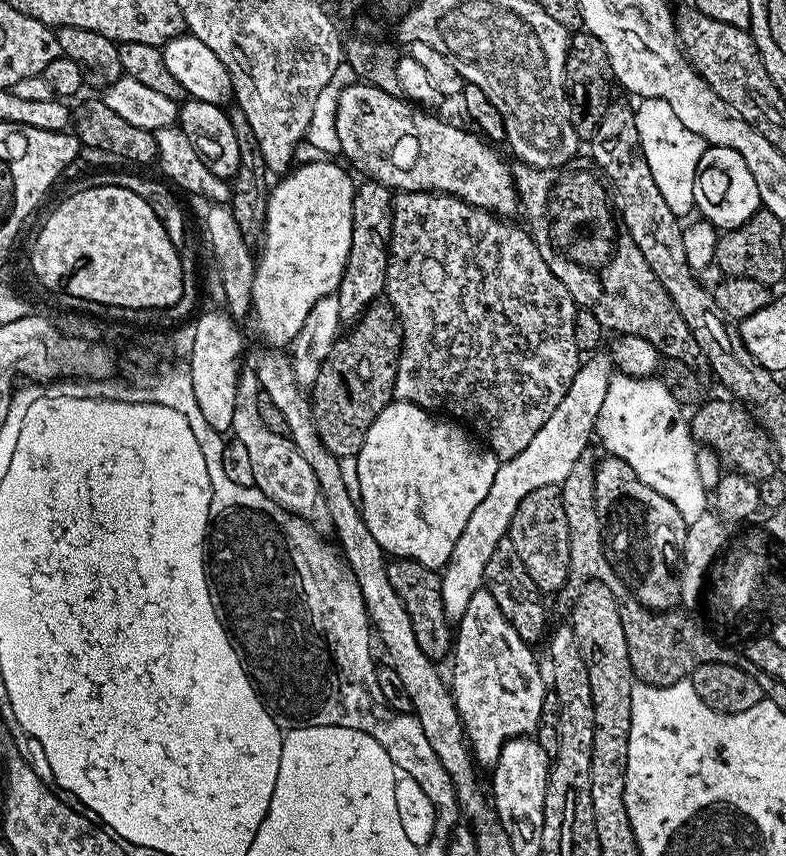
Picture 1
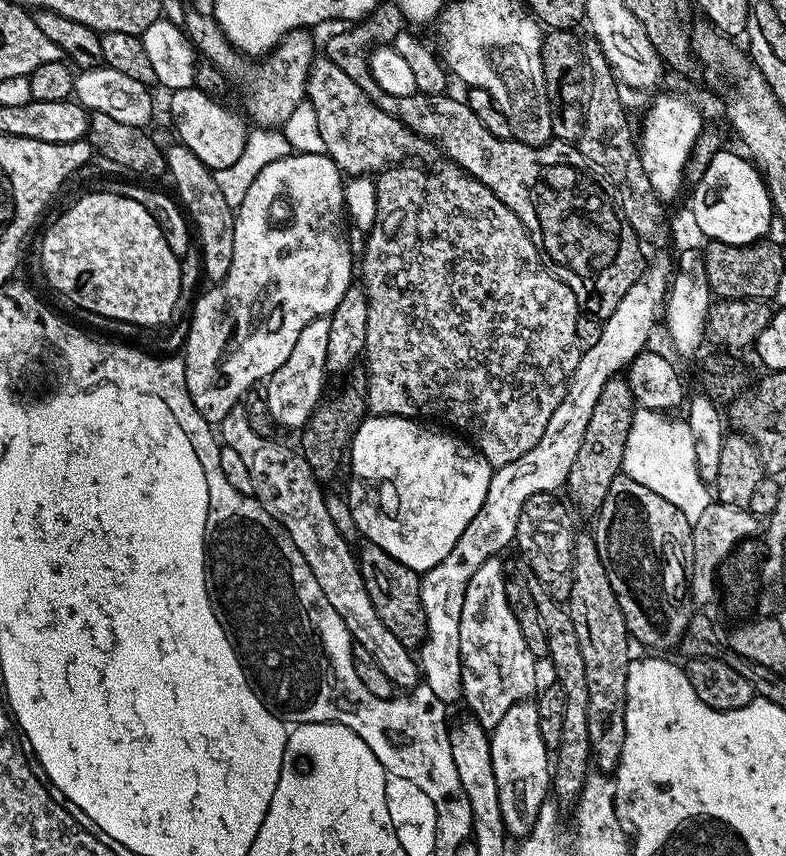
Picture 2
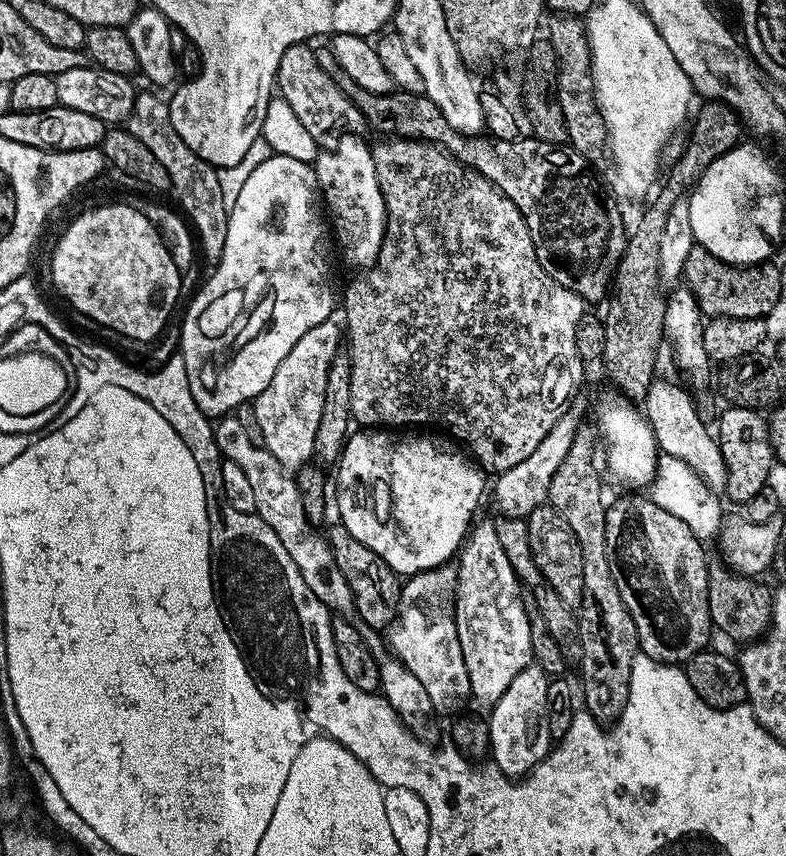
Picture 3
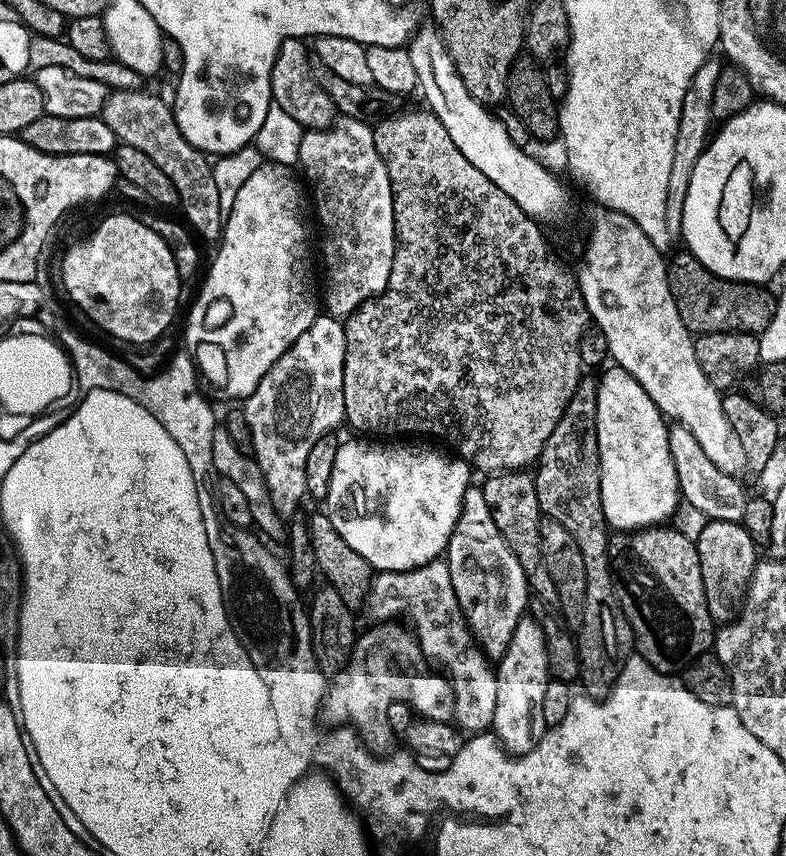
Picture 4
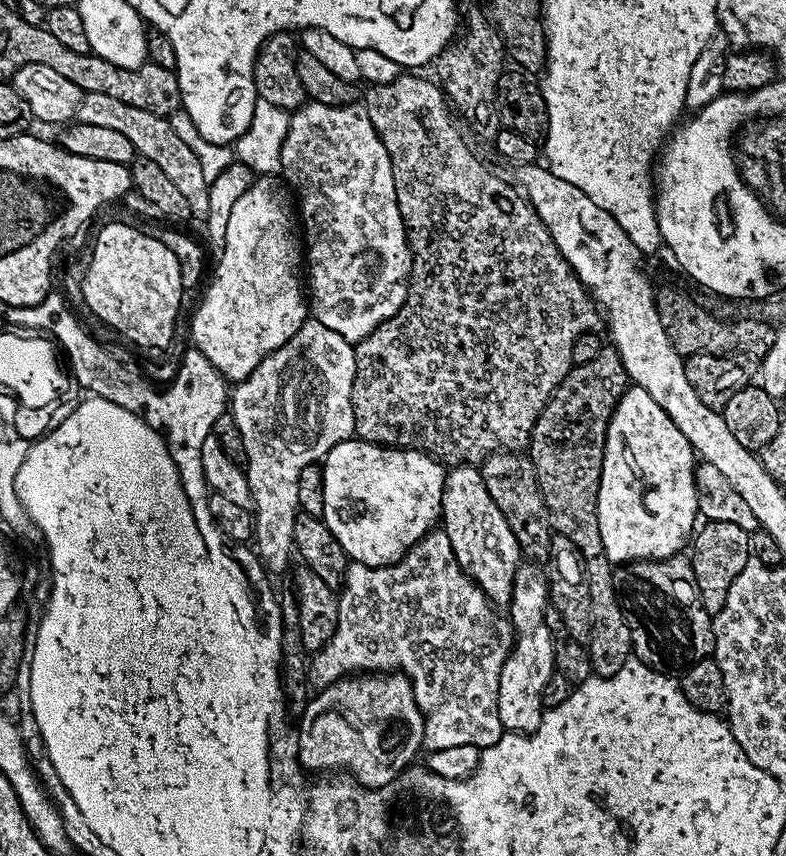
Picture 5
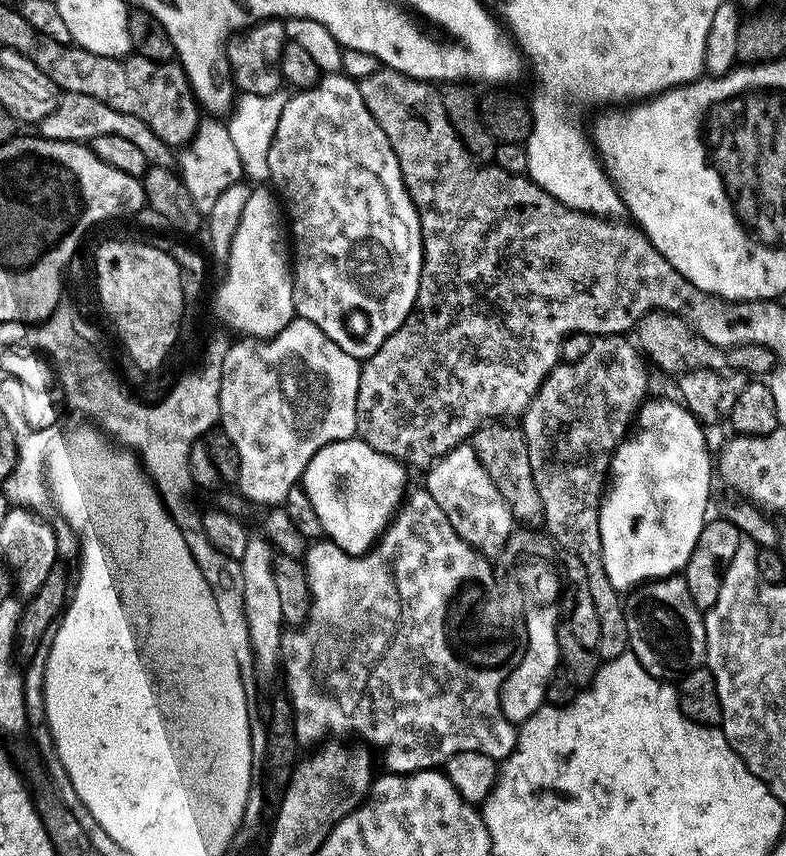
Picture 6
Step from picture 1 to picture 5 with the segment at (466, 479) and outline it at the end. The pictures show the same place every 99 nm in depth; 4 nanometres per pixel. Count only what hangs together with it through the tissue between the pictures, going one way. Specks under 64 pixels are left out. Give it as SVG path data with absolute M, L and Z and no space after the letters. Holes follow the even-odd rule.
M353 438L334 445L322 461L324 470L323 522L341 544L349 561L382 568L401 560L425 533L437 527L444 511L446 468L441 461L416 448L389 448Z

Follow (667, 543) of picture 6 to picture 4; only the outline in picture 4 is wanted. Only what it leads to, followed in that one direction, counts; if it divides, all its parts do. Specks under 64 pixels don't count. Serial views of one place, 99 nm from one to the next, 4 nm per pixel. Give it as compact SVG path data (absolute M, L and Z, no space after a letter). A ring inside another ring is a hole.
M608 367L599 373L596 386L602 514L609 529L617 533L654 528L671 521L682 504L678 474L671 457L670 424L650 394L642 390L626 369Z

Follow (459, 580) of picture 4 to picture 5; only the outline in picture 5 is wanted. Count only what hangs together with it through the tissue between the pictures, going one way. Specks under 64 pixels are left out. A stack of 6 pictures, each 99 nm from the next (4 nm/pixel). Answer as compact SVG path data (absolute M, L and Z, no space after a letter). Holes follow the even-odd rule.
M461 464L447 473L444 482L442 530L450 538L450 546L454 546L454 558L458 558L458 566L462 566L462 570L488 595L489 600L497 606L511 604L512 583L521 563L522 553L510 526L506 526L506 518L502 518L502 510L494 506L494 498L490 498L490 490L486 490L486 482L482 482L479 467Z

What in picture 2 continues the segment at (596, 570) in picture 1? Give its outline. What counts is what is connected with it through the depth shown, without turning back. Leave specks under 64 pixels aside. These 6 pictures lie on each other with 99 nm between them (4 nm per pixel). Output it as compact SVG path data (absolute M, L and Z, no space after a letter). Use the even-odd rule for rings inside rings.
M614 378L606 382L606 386L602 386L602 394L598 394L594 414L590 414L590 423L586 426L586 434L582 434L582 446L578 446L574 466L570 466L566 492L572 495L573 505L576 503L578 507L595 513L602 506L602 502L606 502L610 482L614 482L614 478L621 475L624 466L624 447L637 407L627 379Z

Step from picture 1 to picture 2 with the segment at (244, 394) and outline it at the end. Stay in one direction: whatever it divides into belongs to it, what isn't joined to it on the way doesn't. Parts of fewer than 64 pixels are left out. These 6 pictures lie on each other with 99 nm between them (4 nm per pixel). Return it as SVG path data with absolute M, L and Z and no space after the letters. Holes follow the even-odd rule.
M242 406L230 410L230 414L220 420L218 436L223 447L236 451L242 462L246 462L246 470L250 470L255 503L263 506L264 510L285 528L288 539L294 542L294 546L298 546L314 578L318 578L318 586L322 586L326 602L330 602L330 606L338 610L353 641L366 646L366 650L374 654L374 662L382 666L386 678L390 678L390 682L397 689L412 688L416 683L419 685L422 673L417 657L398 642L398 638L386 628L375 612L360 572L357 553L348 549L348 544L344 541L347 540L345 533L340 532L338 526L334 526L334 518L330 518L326 492L323 492L325 489L316 480L301 453L295 447L292 449L279 444L279 439L254 434L250 418Z

